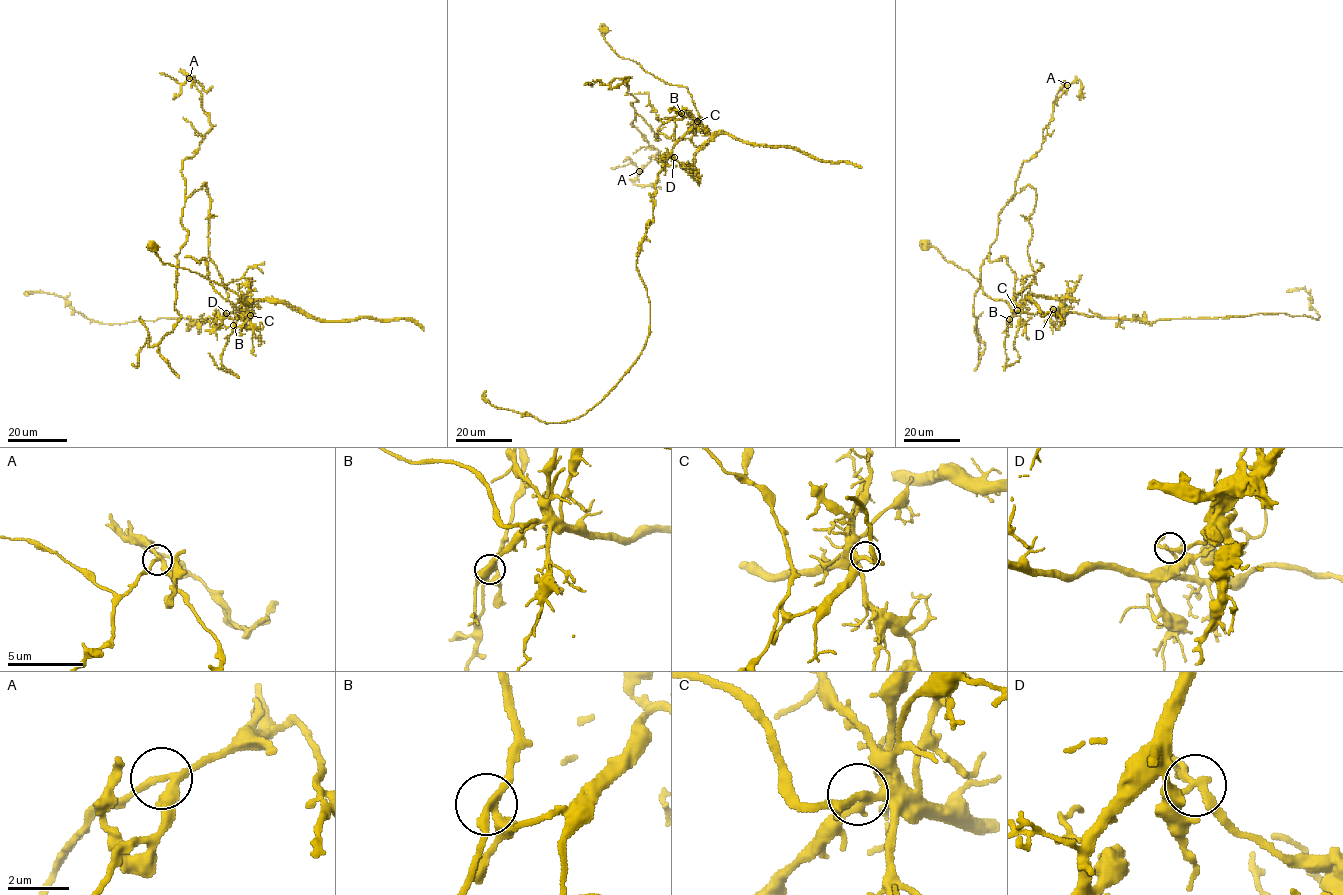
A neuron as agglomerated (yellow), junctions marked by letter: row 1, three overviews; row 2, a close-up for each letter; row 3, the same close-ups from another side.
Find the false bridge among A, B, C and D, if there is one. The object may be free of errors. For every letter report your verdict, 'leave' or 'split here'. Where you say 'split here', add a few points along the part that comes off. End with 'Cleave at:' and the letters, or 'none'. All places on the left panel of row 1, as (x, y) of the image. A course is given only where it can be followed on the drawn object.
A: leave
B: leave
C: leave
D: split here | (226, 313), (235, 312), (246, 302), (271, 299), (325, 320), (411, 319), (424, 330)
Cleave at: D

